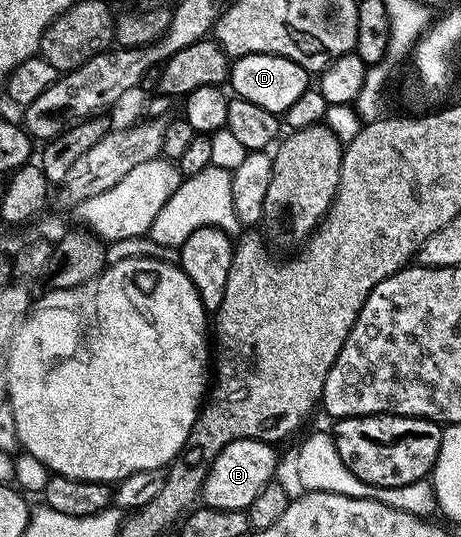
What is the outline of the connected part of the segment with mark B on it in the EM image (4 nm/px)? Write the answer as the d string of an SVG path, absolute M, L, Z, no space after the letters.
M240 438L229 442L227 448L223 448L223 452L219 452L219 456L215 456L215 460L209 466L205 483L201 489L200 501L206 506L220 510L248 511L255 496L259 496L259 492L263 492L267 483L274 481L276 474L273 473L277 470L277 454L273 450L276 449L270 443L260 442L258 438Z

